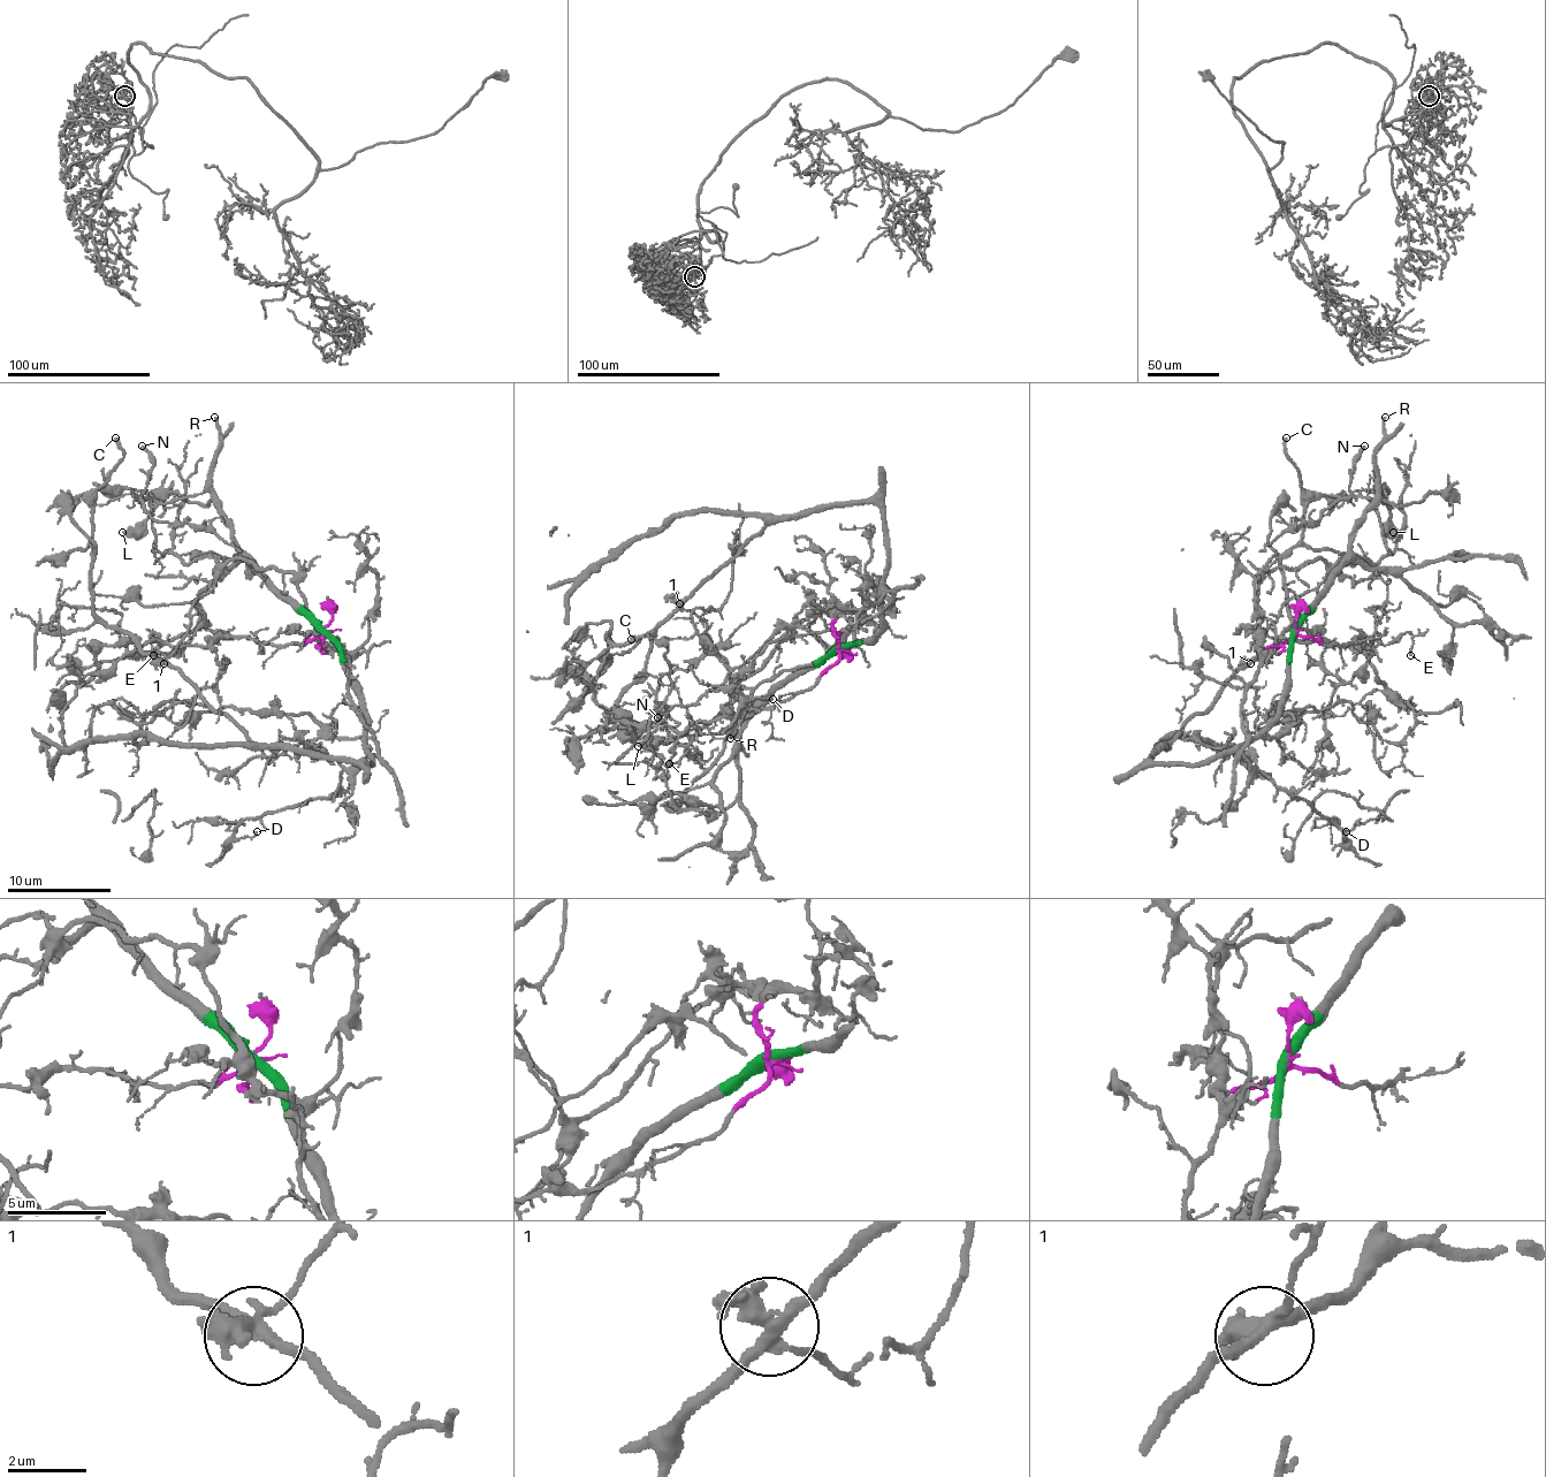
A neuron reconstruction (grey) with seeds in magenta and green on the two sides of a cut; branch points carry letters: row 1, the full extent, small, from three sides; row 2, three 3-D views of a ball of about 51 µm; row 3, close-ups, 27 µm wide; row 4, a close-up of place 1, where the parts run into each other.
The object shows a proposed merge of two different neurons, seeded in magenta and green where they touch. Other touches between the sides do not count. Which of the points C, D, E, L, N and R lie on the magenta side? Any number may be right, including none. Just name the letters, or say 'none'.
D, E, N

